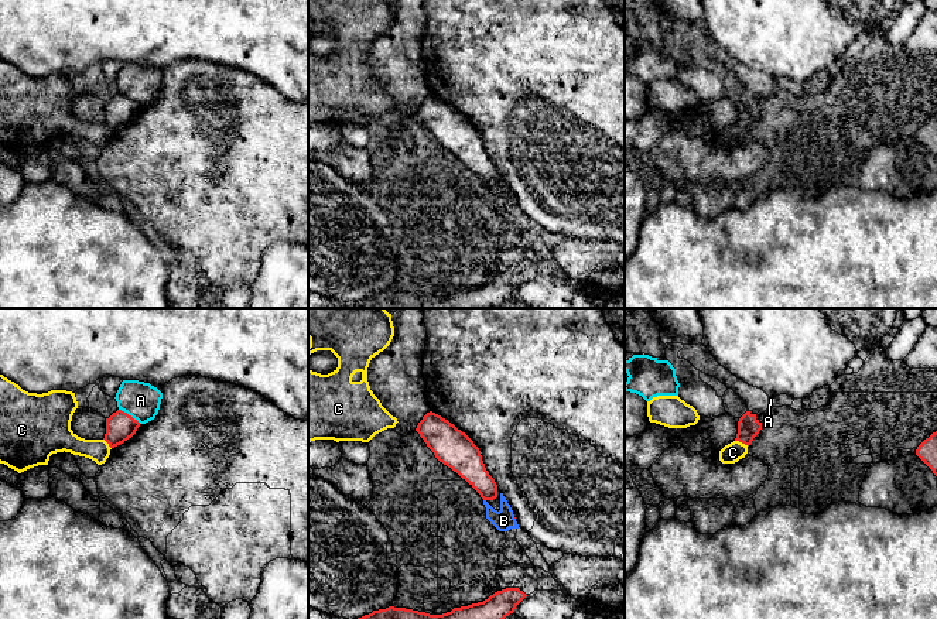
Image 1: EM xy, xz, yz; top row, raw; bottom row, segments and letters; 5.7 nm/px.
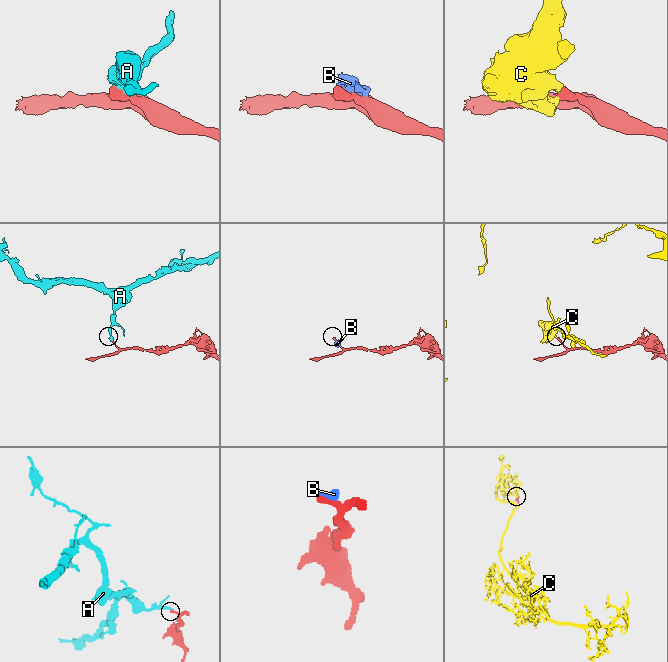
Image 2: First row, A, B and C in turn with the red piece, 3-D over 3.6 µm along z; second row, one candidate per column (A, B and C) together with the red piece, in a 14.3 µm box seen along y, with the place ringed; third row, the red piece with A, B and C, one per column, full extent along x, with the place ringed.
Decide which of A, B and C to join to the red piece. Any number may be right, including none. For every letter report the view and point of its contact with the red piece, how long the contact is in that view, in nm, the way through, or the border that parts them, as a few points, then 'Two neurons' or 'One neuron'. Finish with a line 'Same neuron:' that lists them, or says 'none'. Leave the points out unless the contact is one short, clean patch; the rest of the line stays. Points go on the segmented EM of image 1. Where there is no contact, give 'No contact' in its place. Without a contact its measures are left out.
A: Touches red at xy (130, 416). Shared border 150 nm. Boundary: xy (119, 409), (140, 423). Two neurons
B: No contact. Two neurons
C: Touches red at yz (742, 443). Shared border 90 nm. Boundary: yz (735, 440), (748, 445). Two neurons
Same neuron: none

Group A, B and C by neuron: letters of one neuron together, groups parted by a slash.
A B / C

